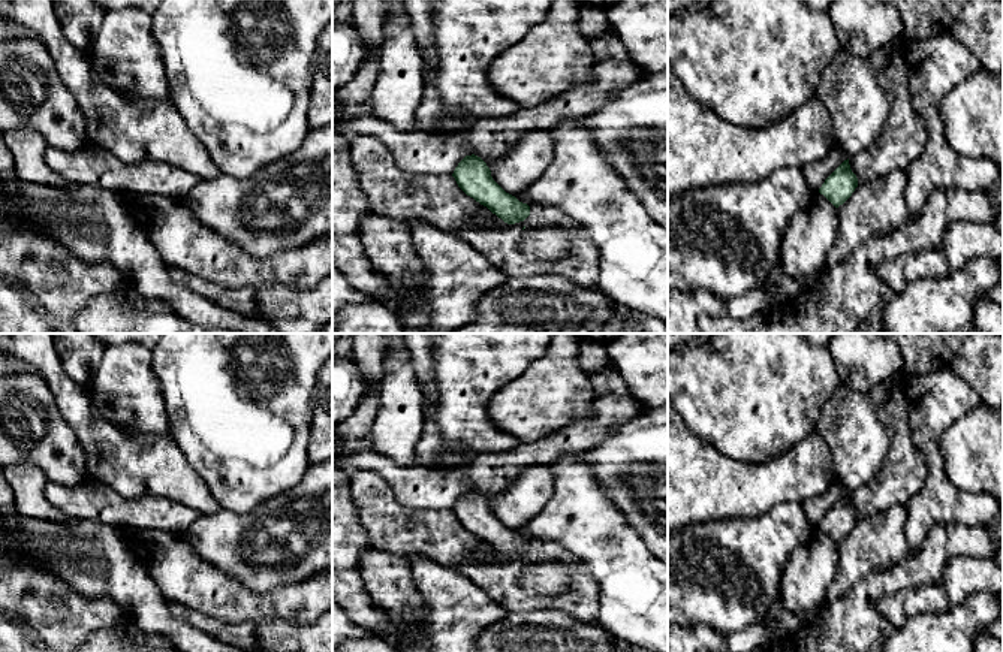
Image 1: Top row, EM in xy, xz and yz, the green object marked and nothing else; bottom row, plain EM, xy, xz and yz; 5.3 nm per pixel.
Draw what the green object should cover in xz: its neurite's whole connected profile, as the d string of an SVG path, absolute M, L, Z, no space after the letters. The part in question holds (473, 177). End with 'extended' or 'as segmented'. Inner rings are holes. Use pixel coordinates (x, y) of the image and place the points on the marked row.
M472 154L466 156L455 167L452 176L458 187L507 224L524 221L530 215L530 206L506 193L491 176L487 163Z; as segmented

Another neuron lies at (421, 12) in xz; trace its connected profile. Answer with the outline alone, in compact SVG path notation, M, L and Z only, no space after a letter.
M404 0L404 9L422 55L425 76L437 60L433 28L434 0Z

